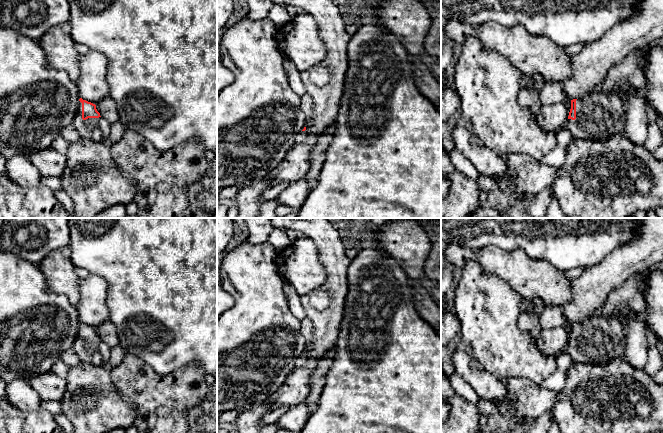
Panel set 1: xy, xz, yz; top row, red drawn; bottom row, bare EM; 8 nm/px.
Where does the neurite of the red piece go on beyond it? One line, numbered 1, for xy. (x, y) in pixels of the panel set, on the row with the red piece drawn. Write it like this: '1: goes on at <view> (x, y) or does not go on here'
1: goes on at xy (87, 129)

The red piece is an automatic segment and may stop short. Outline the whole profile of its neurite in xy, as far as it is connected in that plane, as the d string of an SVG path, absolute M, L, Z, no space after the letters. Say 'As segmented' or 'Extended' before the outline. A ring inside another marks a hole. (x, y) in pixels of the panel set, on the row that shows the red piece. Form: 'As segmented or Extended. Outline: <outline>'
Extended. Outline: M82 98L79 101L79 107L76 110L72 126L82 139L90 139L95 142L102 141L103 134L98 125L101 116L96 109L96 105Z

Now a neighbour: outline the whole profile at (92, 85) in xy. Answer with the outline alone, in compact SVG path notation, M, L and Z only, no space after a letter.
M90 50L86 55L80 55L79 67L80 77L76 84L80 98L96 105L109 96L110 87L106 80L108 61L102 53Z

